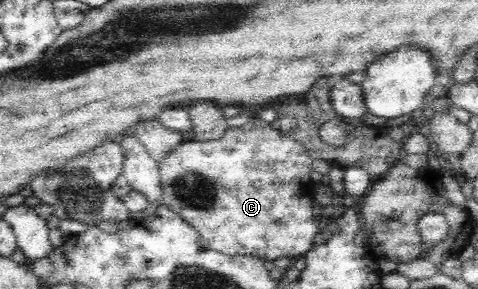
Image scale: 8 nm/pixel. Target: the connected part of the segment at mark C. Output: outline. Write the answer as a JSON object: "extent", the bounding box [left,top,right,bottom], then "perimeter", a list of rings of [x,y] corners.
{"extent":[157,118,320,261],"perimeter":[[[250,118],[242,127],[230,128],[225,131],[221,138],[213,140],[203,140],[192,138],[189,134],[175,147],[172,148],[157,163],[160,176],[161,204],[169,208],[171,212],[177,213],[185,224],[192,226],[201,240],[201,245],[216,252],[227,254],[228,256],[249,256],[258,260],[275,261],[279,258],[294,260],[305,255],[305,252],[312,250],[320,240],[318,235],[319,220],[313,216],[313,201],[315,184],[311,180],[312,158],[307,151],[292,136],[283,136],[275,130],[270,123],[261,121],[259,118]]]}

